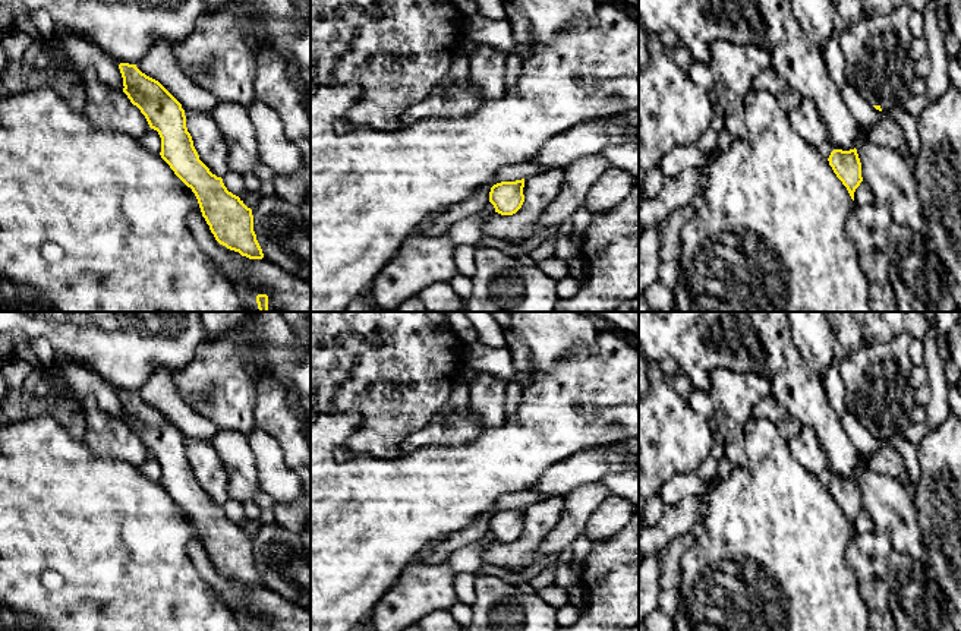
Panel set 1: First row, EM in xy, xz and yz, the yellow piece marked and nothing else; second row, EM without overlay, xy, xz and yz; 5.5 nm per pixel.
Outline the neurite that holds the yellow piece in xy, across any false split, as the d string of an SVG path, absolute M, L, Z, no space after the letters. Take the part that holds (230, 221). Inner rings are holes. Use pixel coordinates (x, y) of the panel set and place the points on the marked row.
M119 64L123 92L145 116L151 129L161 138L161 158L174 174L195 193L202 217L215 240L249 259L264 253L253 231L252 209L227 190L199 160L186 127L182 104L155 79L142 73L136 64Z

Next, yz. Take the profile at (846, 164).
M834 149L828 158L836 177L847 187L851 199L854 201L854 192L863 182L861 163L857 149L842 151Z

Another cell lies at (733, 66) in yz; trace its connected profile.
M716 40L709 47L709 72L716 107L724 116L725 129L738 141L747 136L744 100L753 91L754 78L769 67L771 56L759 45Z

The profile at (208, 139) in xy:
M185 110L185 116L199 160L223 179L229 171L229 145L212 114Z

